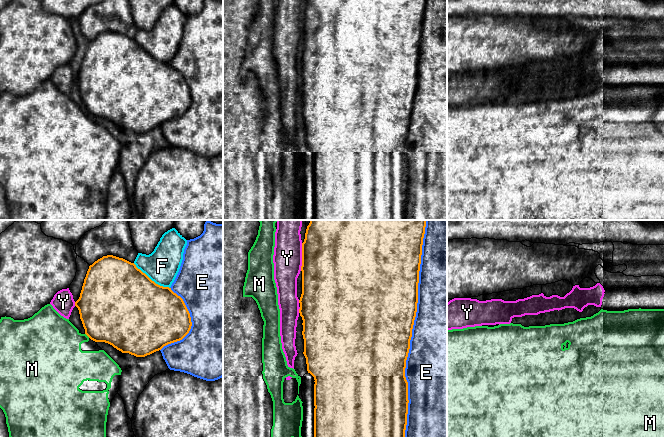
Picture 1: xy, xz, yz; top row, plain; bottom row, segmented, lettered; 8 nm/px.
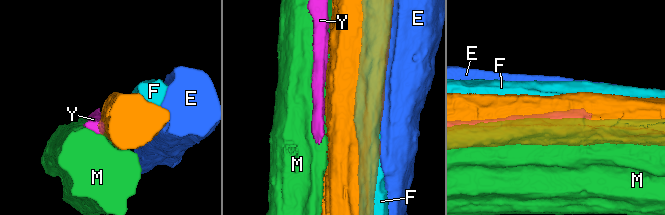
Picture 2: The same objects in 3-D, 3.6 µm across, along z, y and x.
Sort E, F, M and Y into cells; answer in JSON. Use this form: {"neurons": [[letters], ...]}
{"neurons": [["E"], ["F"], ["M"], ["Y"]]}

